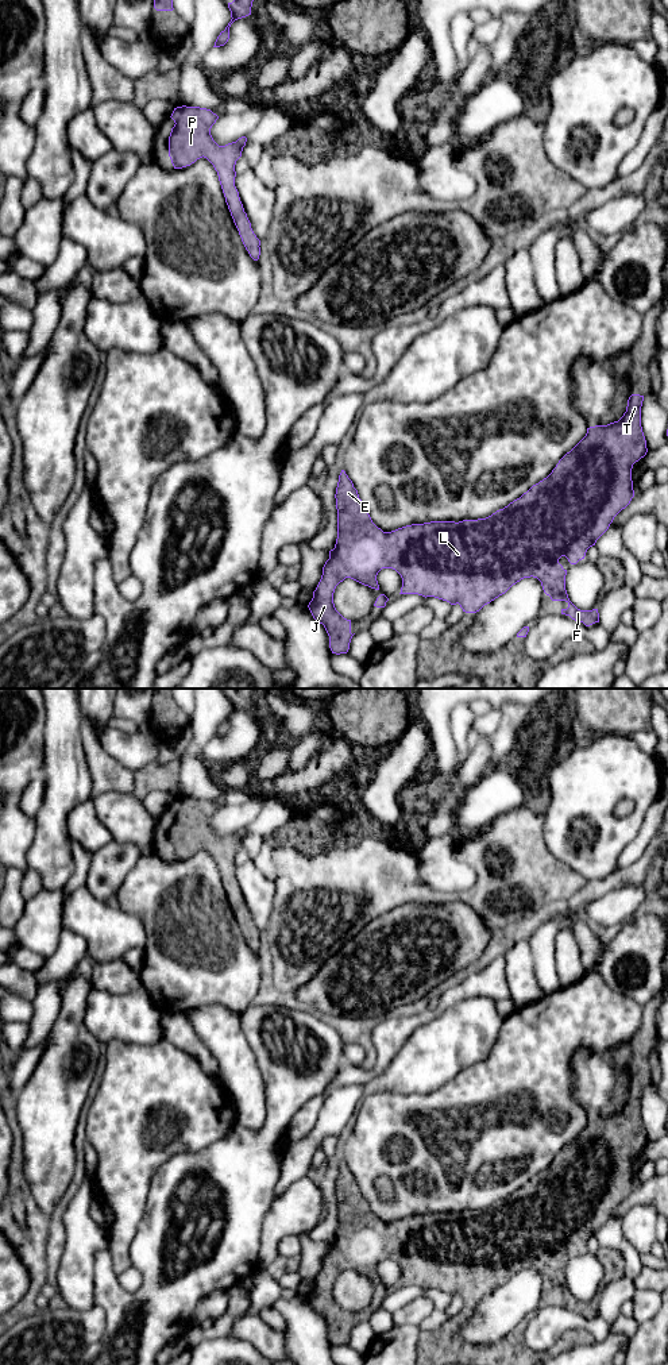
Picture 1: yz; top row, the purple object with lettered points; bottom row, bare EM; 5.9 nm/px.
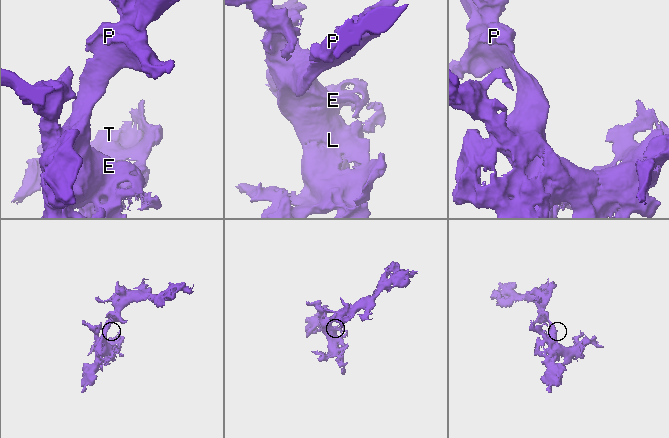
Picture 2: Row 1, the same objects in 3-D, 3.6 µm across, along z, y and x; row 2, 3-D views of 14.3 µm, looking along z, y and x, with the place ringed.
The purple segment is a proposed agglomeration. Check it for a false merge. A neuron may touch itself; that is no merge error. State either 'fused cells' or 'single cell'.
single cell

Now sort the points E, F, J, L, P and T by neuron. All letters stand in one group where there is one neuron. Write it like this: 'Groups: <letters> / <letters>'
Groups: E F J L P T

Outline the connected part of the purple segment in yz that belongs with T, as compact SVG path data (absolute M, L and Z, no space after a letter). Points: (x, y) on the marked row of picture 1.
M632 394L626 412L618 421L587 428L586 436L559 460L547 478L486 518L430 521L383 532L372 523L352 481L341 470L335 494L337 539L308 605L313 618L327 631L332 653L347 653L354 636L351 620L335 608L336 586L351 578L379 590L377 575L382 568L393 568L401 575L399 594L459 604L466 613L479 612L521 579L533 577L541 582L544 593L552 601L568 604L561 614L586 626L599 622L598 609L580 610L569 601L565 590L567 570L559 559L565 556L571 564L584 559L587 550L595 545L614 517L634 497L632 469L648 452L641 427L642 401L644 396Z

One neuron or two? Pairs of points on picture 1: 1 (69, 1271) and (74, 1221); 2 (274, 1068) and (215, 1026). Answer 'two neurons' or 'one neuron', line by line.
1: one neuron
2: two neurons

